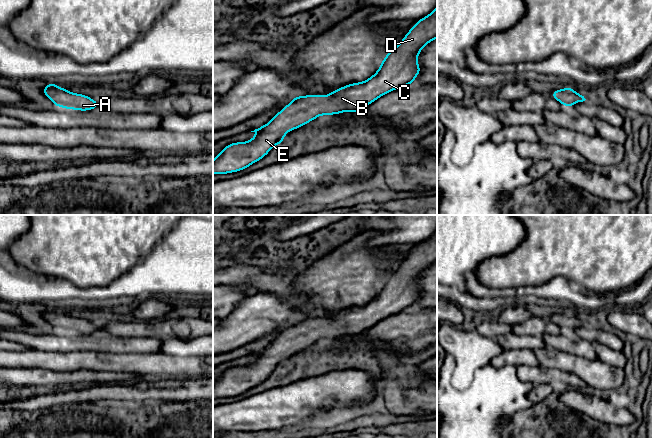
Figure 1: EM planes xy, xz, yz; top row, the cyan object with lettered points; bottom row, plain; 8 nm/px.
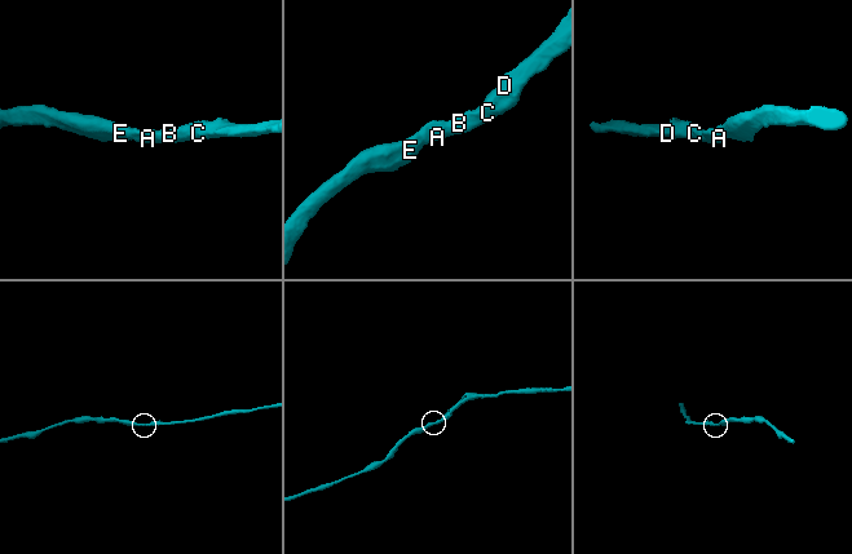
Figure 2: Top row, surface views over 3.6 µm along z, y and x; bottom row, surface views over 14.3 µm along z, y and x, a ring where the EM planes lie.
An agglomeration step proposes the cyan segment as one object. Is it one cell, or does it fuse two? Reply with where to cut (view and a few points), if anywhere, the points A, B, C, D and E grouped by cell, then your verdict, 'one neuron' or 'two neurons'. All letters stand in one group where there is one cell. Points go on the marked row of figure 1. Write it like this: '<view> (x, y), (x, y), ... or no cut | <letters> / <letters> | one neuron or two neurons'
no cut | A B C D E | one neuron

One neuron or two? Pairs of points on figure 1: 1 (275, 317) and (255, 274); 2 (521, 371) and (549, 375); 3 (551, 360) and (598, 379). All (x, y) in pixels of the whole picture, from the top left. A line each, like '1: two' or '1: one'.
1: two
2: one
3: one

